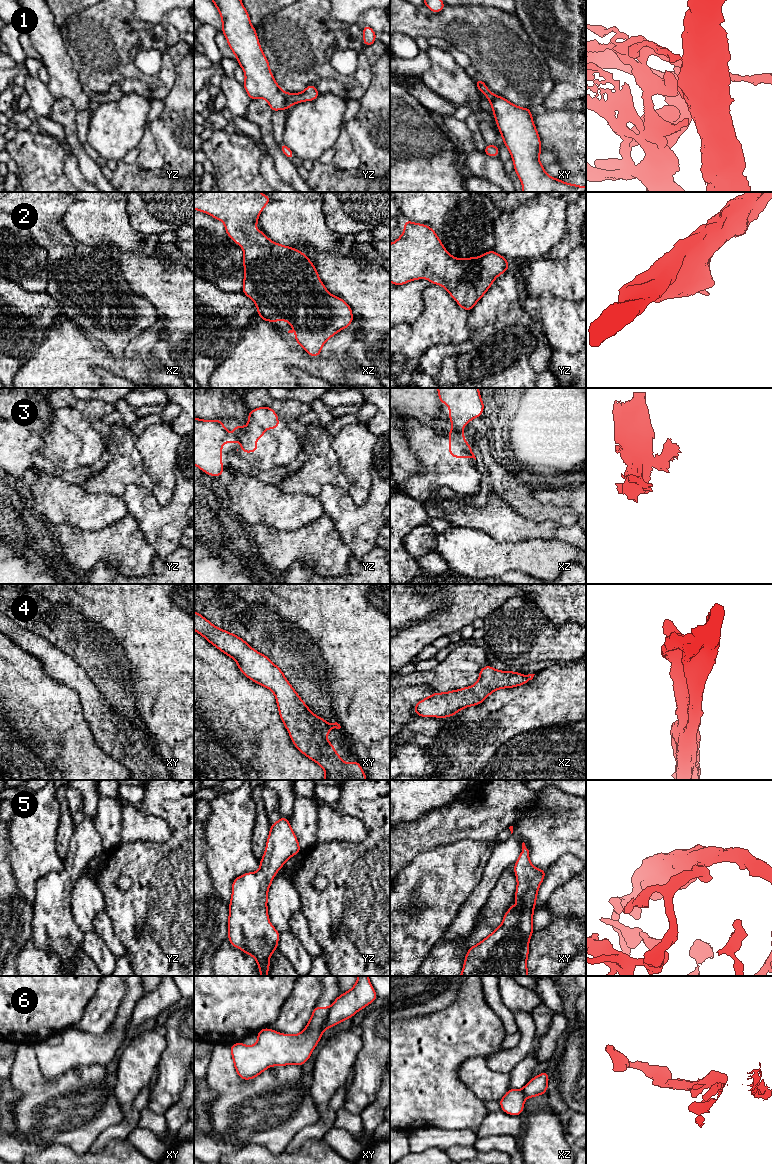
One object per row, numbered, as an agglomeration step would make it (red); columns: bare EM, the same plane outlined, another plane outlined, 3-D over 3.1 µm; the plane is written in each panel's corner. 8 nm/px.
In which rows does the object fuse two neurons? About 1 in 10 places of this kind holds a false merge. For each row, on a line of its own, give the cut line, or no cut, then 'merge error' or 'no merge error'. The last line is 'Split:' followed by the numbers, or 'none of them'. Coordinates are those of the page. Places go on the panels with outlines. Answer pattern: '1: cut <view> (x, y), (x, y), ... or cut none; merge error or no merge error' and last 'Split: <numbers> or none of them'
1: cut yz (284, 93), (284, 97), (290, 105); merge error
2: cut none; no merge error
3: cut xz (453, 426), (459, 431); merge error
4: cut none; no merge error
5: cut none; no merge error
6: cut xy (330, 1008), (327, 1017), (321, 1023), (321, 1031); merge error
Split: 1, 3, 6

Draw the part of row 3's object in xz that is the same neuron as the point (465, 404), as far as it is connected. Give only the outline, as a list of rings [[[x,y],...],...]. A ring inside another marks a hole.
[[[437,388],[439,401],[449,405],[449,421],[461,431],[484,411],[484,401],[478,388]]]

